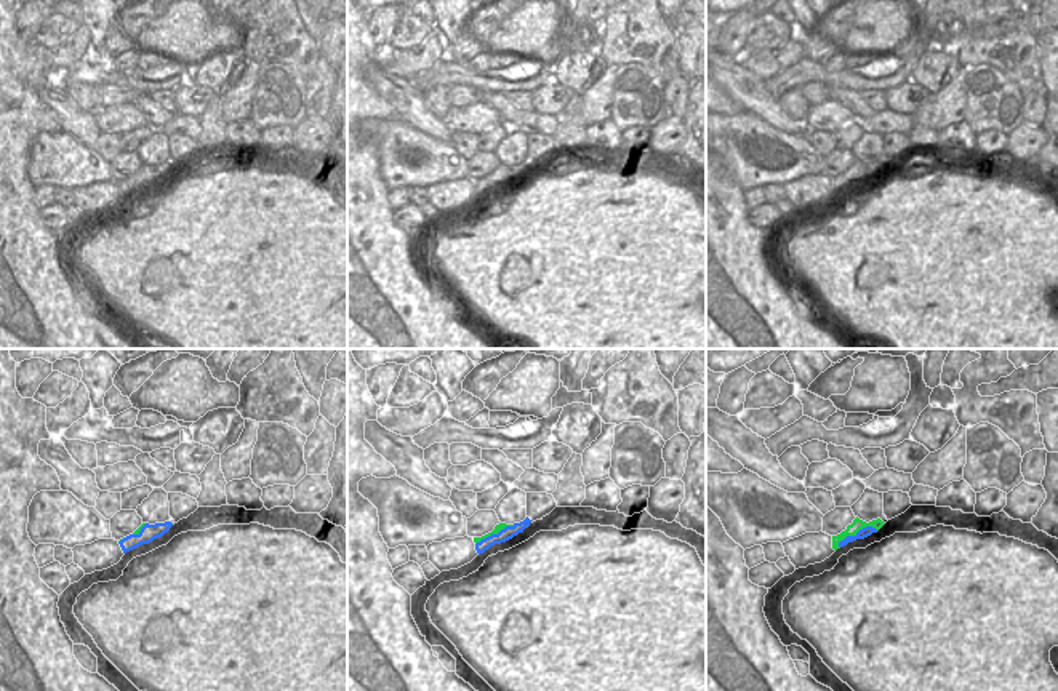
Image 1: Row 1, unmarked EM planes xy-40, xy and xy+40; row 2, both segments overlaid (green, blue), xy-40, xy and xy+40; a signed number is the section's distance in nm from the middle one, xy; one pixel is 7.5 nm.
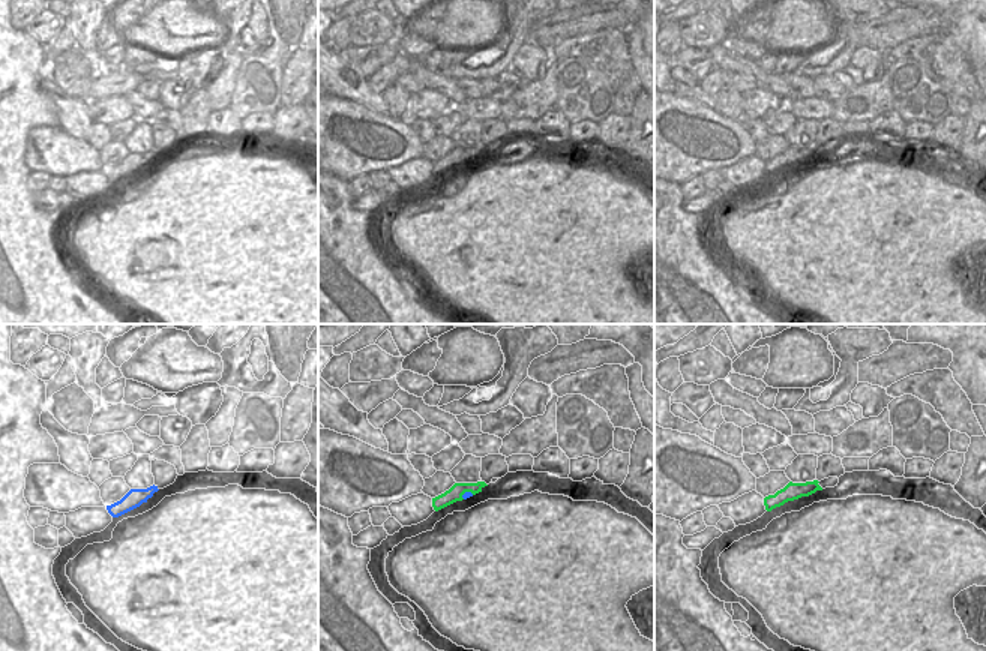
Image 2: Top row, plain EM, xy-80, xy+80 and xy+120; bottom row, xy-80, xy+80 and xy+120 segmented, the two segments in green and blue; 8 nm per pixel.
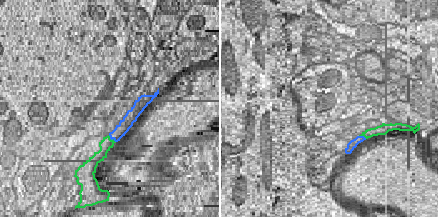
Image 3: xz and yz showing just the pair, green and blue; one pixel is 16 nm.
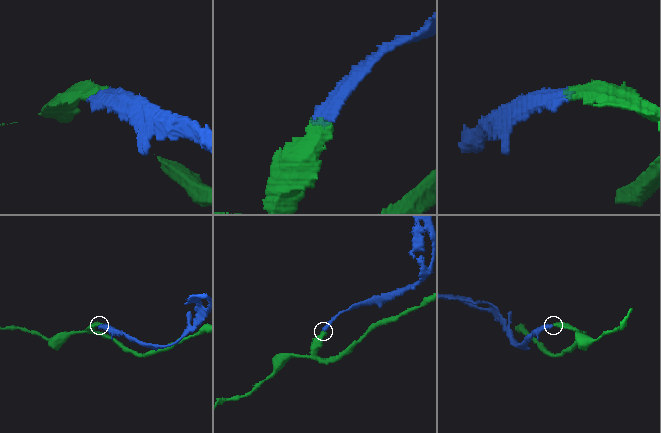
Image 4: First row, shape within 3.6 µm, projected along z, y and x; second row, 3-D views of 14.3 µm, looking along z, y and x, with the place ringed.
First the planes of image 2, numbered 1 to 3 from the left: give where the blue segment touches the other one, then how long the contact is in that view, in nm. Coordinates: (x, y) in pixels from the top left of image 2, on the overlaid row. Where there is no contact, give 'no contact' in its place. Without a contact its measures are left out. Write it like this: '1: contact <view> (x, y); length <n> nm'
1: no contact
2: contact xy+80 (467, 491); length 110 nm
3: no contact

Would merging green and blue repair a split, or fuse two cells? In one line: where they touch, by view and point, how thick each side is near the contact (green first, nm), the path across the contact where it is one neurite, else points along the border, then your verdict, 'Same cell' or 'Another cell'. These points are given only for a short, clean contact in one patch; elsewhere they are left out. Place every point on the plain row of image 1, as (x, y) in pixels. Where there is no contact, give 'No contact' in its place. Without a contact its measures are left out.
Touches green at xy+40 (857, 173). Thickness 90 nm (green) against 80 nm. Boundary: xy+40 (877, 171), (863, 168), (853, 176), (847, 176), (837, 187). Another cell

